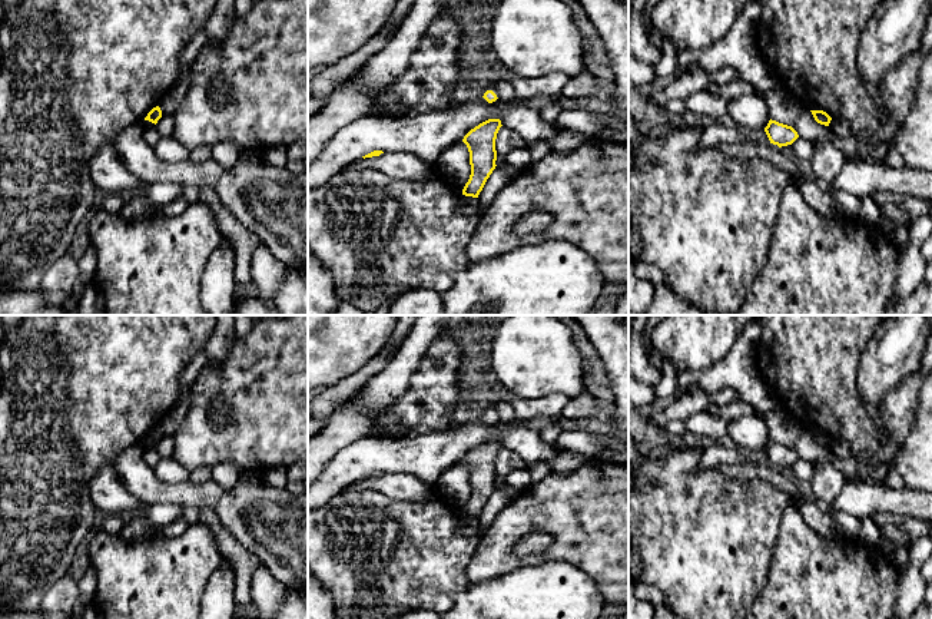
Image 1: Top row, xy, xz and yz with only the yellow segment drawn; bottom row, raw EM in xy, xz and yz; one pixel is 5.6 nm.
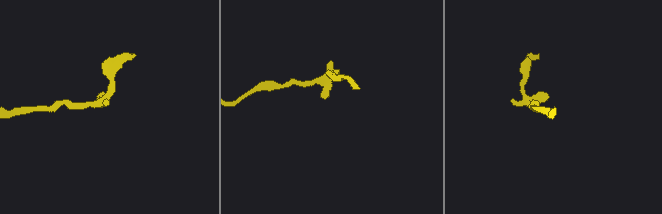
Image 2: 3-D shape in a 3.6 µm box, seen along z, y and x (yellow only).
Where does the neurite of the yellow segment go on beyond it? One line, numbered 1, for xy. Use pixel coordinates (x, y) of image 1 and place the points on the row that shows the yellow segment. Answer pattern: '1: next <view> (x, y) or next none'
1: next none

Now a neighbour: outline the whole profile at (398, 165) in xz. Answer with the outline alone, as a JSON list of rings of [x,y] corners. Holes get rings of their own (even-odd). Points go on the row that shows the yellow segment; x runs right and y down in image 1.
[[[384,152],[379,156],[361,158],[344,166],[342,171],[374,169],[394,179],[427,181],[442,178],[438,168],[405,152]]]

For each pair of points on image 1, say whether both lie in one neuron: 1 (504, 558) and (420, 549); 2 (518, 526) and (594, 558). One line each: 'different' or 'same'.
1: different
2: same

